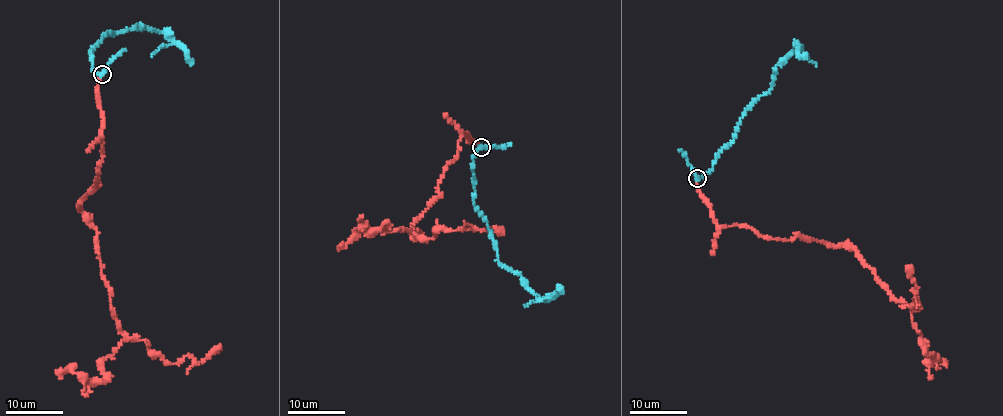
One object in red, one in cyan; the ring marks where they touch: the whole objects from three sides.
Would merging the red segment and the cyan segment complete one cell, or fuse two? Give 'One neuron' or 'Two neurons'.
One neuron

